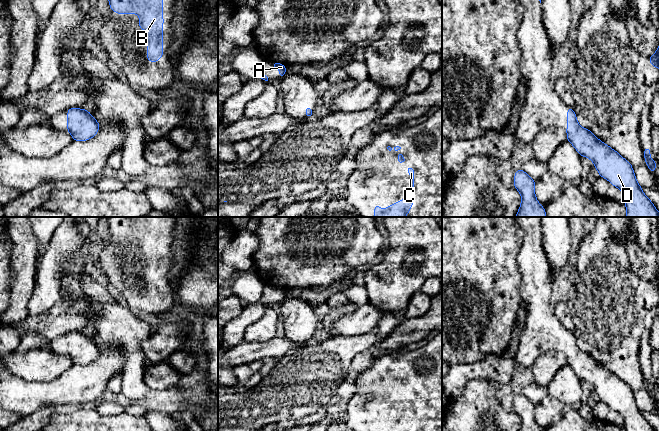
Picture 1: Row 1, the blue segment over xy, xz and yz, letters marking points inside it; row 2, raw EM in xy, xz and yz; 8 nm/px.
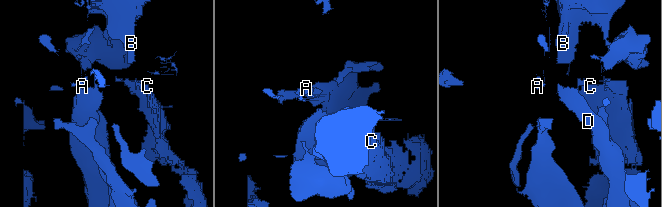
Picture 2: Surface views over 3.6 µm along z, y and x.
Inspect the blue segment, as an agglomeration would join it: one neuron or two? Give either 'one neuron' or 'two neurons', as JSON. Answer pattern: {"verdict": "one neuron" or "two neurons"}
{"verdict": "one neuron"}

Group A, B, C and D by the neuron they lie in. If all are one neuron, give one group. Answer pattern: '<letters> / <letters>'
A B C D

